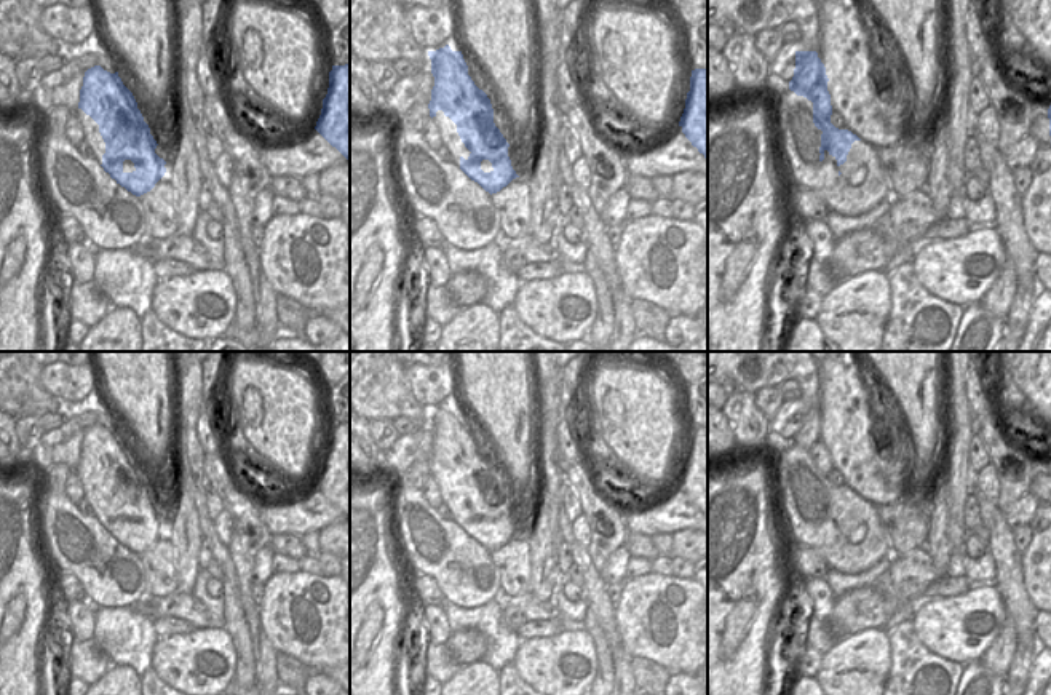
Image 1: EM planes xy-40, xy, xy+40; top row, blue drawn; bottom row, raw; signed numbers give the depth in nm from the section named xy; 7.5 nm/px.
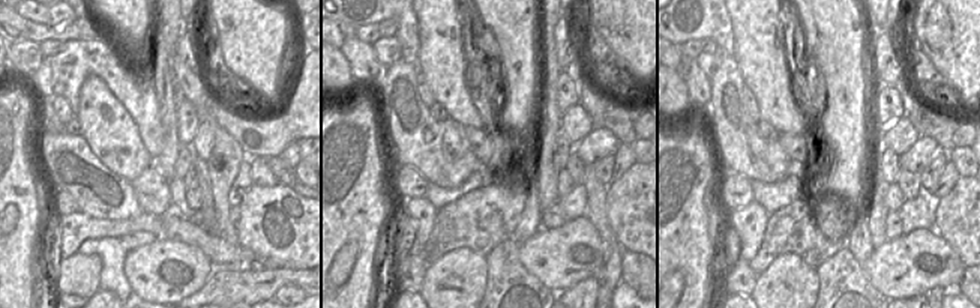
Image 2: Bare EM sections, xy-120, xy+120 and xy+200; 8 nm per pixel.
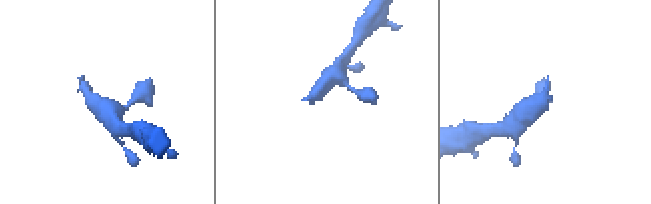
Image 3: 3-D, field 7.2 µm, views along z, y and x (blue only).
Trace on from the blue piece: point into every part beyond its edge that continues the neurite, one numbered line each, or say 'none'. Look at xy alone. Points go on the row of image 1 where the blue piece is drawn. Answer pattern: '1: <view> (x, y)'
1: xy (516, 136)

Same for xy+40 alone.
1: xy+40 (840, 53)

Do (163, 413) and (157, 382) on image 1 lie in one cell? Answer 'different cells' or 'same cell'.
same cell

